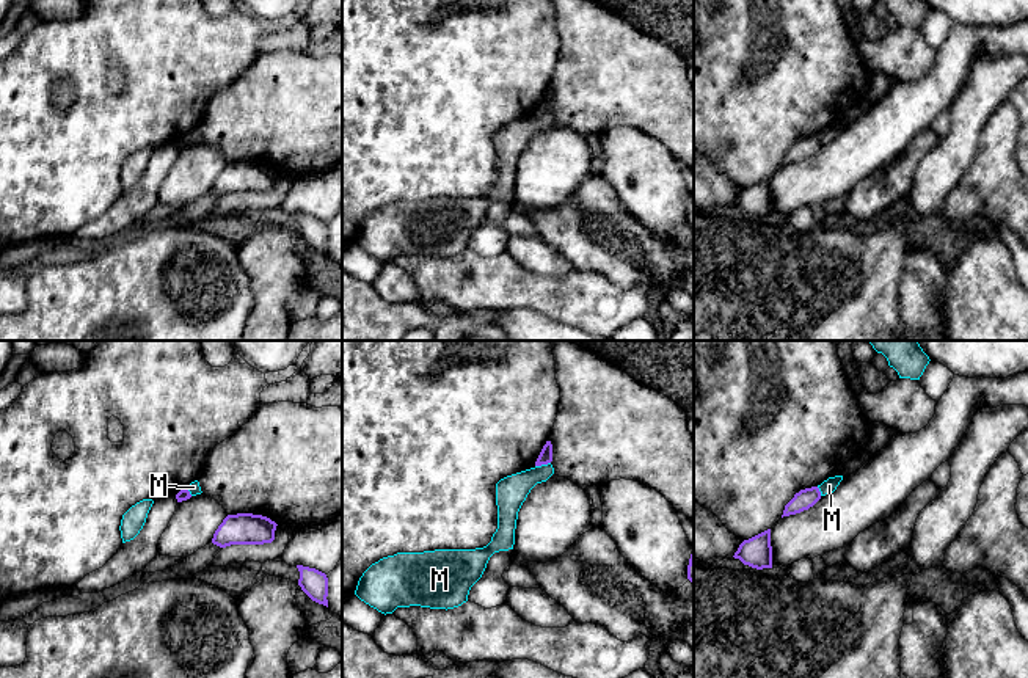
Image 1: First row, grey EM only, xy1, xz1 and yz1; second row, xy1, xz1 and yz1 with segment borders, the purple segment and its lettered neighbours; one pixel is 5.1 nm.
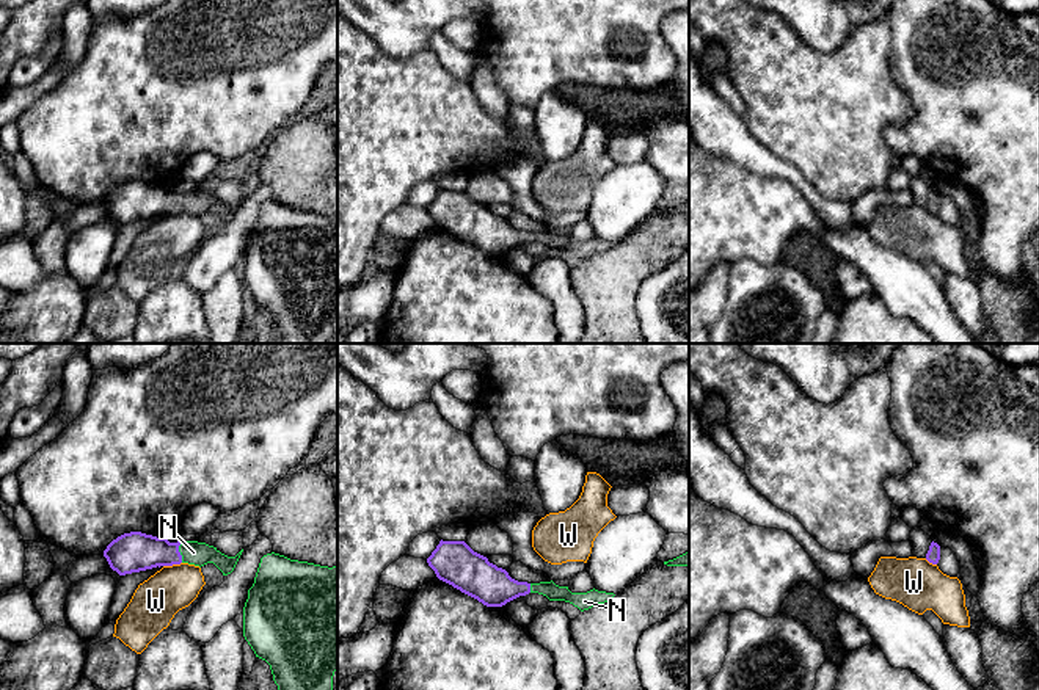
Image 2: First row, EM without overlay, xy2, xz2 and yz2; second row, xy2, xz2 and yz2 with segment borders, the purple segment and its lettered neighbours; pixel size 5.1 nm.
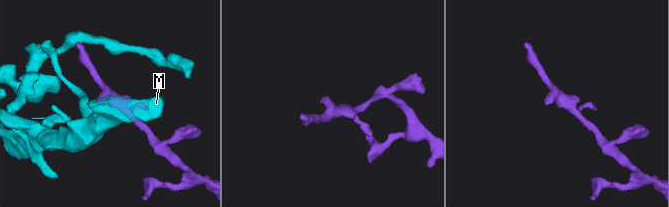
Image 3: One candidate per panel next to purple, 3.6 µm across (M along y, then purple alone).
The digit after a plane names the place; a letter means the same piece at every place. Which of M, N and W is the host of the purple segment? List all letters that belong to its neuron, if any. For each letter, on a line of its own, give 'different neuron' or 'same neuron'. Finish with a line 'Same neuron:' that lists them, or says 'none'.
M: different neuron
N: same neuron
W: different neuron
Same neuron: N

